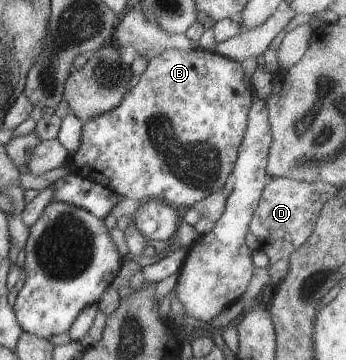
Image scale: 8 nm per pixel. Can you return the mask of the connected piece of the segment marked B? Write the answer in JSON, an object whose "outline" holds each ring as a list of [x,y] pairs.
{"outline":[[[200,48],[187,51],[165,50],[158,57],[148,60],[146,70],[142,72],[139,82],[125,94],[122,102],[115,109],[85,121],[82,131],[83,137],[78,150],[69,153],[65,164],[60,168],[63,170],[64,166],[67,166],[67,169],[72,173],[104,185],[122,198],[126,197],[140,202],[148,199],[160,199],[178,210],[179,208],[183,208],[183,210],[191,208],[194,202],[210,196],[213,192],[222,190],[226,179],[233,174],[239,148],[247,129],[249,108],[255,99],[255,95],[252,94],[254,93],[253,90],[250,92],[248,86],[244,84],[244,74],[241,63],[216,52],[206,52]]]}

